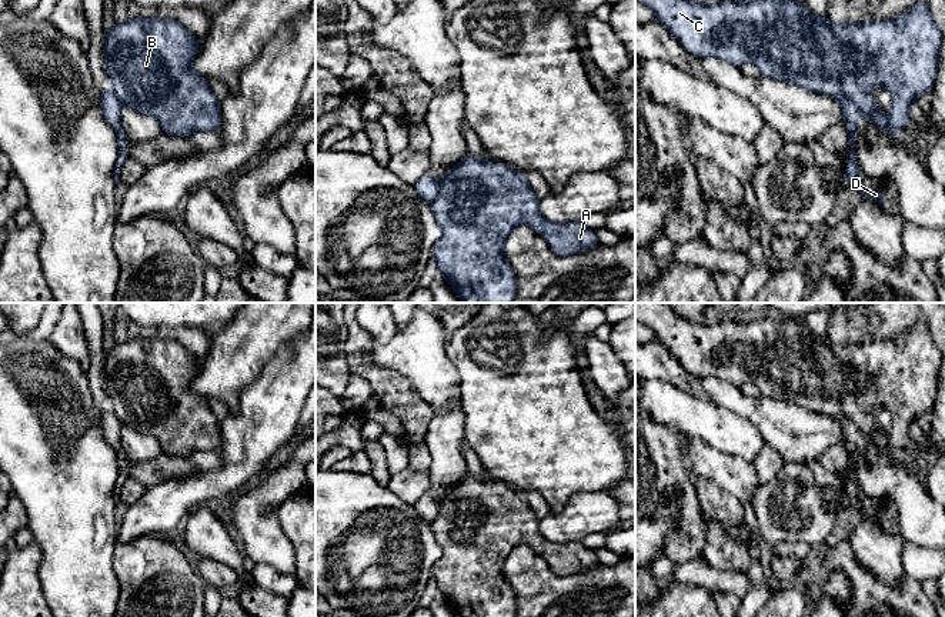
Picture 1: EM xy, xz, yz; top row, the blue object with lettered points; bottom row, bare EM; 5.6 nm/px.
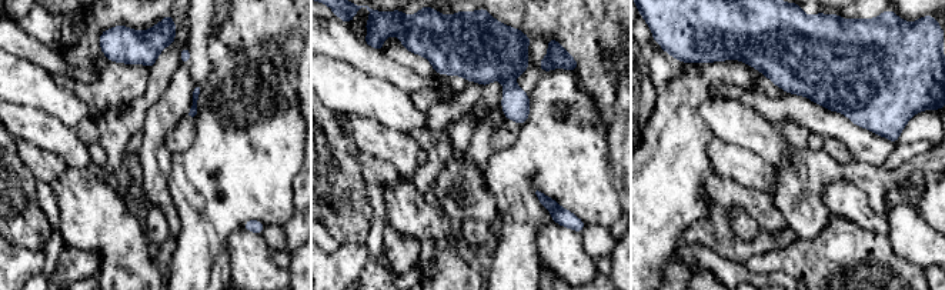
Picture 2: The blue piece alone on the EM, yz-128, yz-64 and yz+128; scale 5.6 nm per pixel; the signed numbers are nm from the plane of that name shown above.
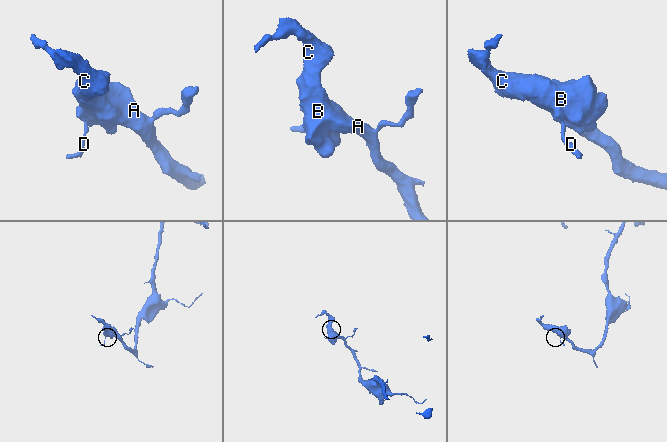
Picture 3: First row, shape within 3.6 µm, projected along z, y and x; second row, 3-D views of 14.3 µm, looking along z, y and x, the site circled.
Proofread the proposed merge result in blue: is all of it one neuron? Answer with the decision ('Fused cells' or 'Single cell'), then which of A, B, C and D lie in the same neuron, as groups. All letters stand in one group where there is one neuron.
Fused cells. Groups: A B C / D

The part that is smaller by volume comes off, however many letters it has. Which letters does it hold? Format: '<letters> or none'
D

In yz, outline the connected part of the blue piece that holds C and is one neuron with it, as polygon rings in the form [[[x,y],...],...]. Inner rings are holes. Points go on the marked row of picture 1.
[[[635,0],[648,6],[655,19],[692,54],[702,59],[718,57],[741,67],[752,61],[761,76],[795,84],[807,91],[832,99],[848,97],[869,121],[891,133],[899,133],[909,126],[911,104],[922,94],[932,91],[938,71],[942,36],[934,23],[931,9],[925,0],[896,16],[891,21],[834,24],[827,17],[815,16],[795,0],[729,0],[717,4],[689,0]],[[871,87],[886,87],[891,91],[891,111],[884,116],[876,100],[868,93]]]

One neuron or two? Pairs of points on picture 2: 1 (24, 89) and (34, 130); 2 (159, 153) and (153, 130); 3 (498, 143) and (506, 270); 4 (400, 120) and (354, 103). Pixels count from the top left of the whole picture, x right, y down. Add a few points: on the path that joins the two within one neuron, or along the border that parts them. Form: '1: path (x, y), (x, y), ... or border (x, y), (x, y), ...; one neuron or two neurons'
1: border (14, 103), (33, 106), (59, 120); two neurons
2: path (154, 147), (154, 136); one neuron
3: border (520, 126), (517, 139), (508, 147), (493, 152); two neurons
4: path (388, 109), (383, 103), (366, 103); one neuron

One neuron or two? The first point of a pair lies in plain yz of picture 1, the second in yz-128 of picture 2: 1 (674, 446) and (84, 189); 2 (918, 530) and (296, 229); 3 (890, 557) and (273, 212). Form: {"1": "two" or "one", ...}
{"1": "two", "2": "two", "3": "two"}

